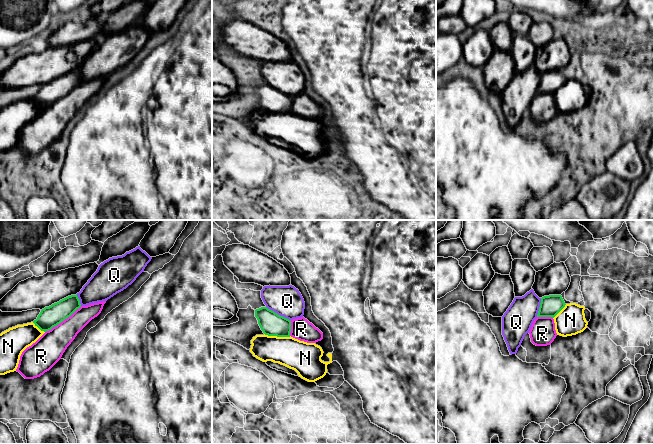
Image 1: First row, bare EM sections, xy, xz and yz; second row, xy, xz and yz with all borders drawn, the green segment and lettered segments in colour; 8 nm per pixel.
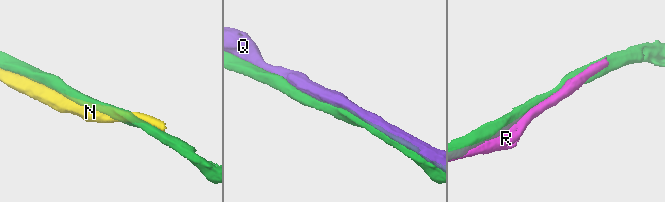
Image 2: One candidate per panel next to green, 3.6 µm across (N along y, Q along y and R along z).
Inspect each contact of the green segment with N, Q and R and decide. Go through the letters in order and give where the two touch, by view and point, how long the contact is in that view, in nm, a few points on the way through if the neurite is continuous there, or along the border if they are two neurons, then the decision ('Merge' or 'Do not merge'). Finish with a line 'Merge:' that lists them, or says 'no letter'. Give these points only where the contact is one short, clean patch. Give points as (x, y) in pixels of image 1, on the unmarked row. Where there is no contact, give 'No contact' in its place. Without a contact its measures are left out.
N: Touches green at xz (277, 112). Shared border 220 nm. Do not merge
Q: Touches green at xz (277, 90). Shared border 220 nm. Do not merge
R: Touches green at xy (63, 96). Shared border 360 nm. Do not merge
Merge: no letter

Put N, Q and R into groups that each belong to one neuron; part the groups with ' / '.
N / Q / R

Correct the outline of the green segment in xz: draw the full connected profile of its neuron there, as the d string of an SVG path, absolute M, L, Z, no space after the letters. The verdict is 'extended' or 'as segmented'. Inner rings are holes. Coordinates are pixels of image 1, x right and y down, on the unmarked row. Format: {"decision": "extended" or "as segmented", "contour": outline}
{"decision": "as segmented", "contour": "M267 83L255 86L255 93L265 111L277 113L290 113L291 97L278 91Z"}

